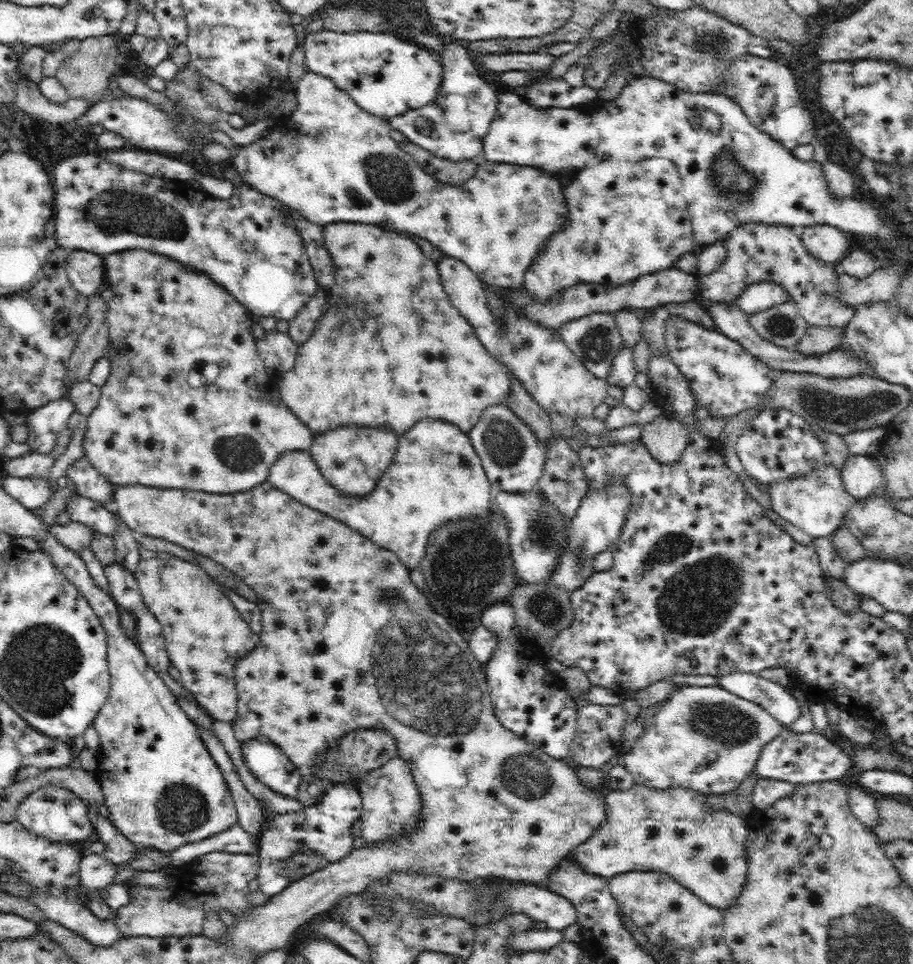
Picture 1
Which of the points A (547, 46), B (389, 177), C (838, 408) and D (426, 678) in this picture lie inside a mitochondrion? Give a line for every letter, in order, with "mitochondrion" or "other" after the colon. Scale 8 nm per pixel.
A: other
B: mitochondrion
C: mitochondrion
D: mitochondrion

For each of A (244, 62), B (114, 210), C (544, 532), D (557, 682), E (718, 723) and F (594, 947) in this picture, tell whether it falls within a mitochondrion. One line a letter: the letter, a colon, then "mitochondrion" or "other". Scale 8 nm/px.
A: other
B: mitochondrion
C: mitochondrion
D: other
E: mitochondrion
F: other

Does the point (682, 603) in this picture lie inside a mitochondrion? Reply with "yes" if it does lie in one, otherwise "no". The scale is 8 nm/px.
yes

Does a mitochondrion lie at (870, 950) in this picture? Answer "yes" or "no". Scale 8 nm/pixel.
yes

